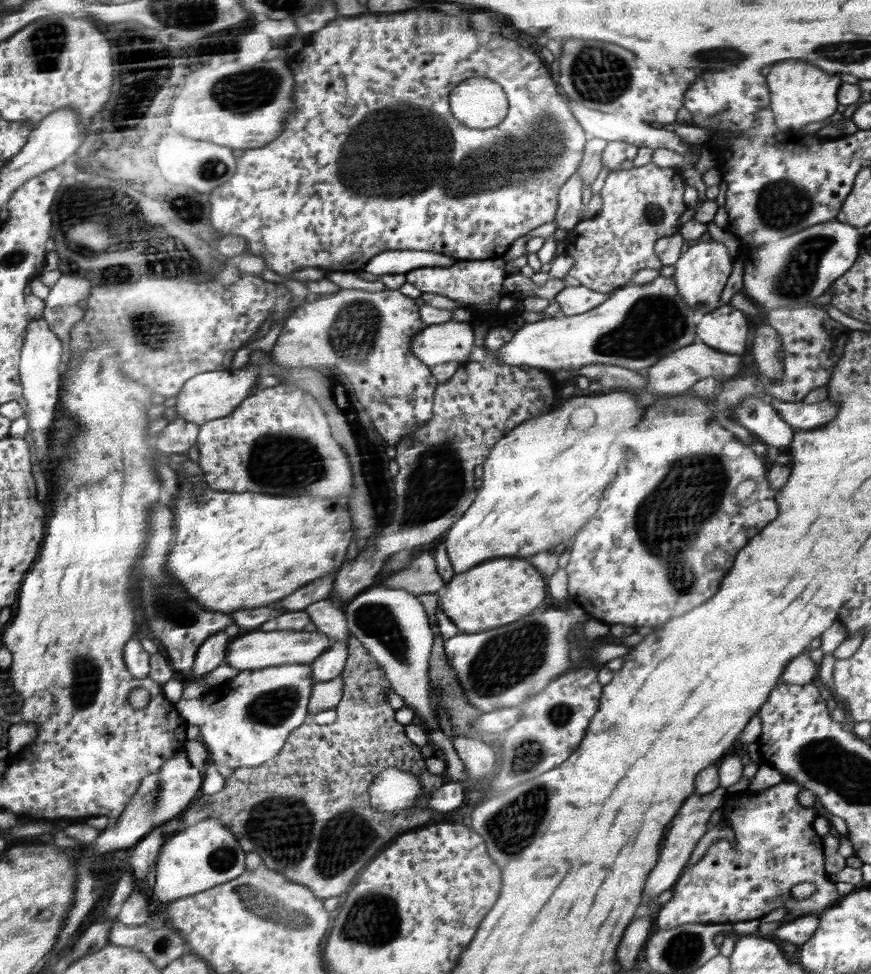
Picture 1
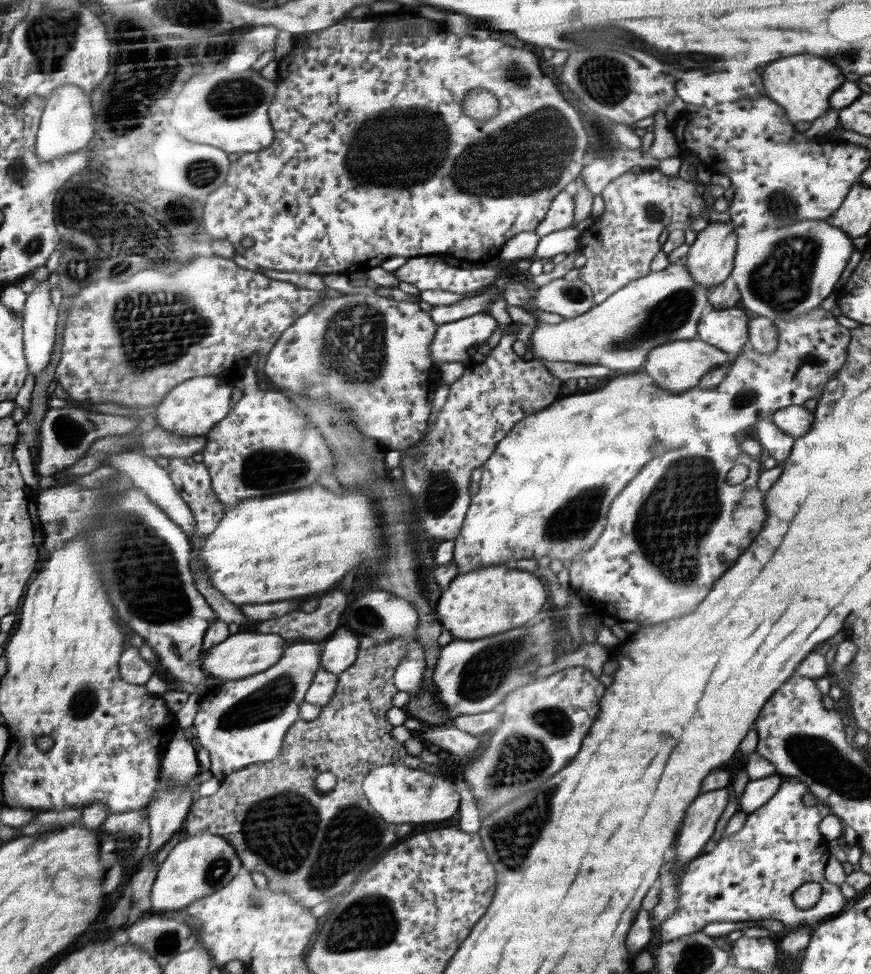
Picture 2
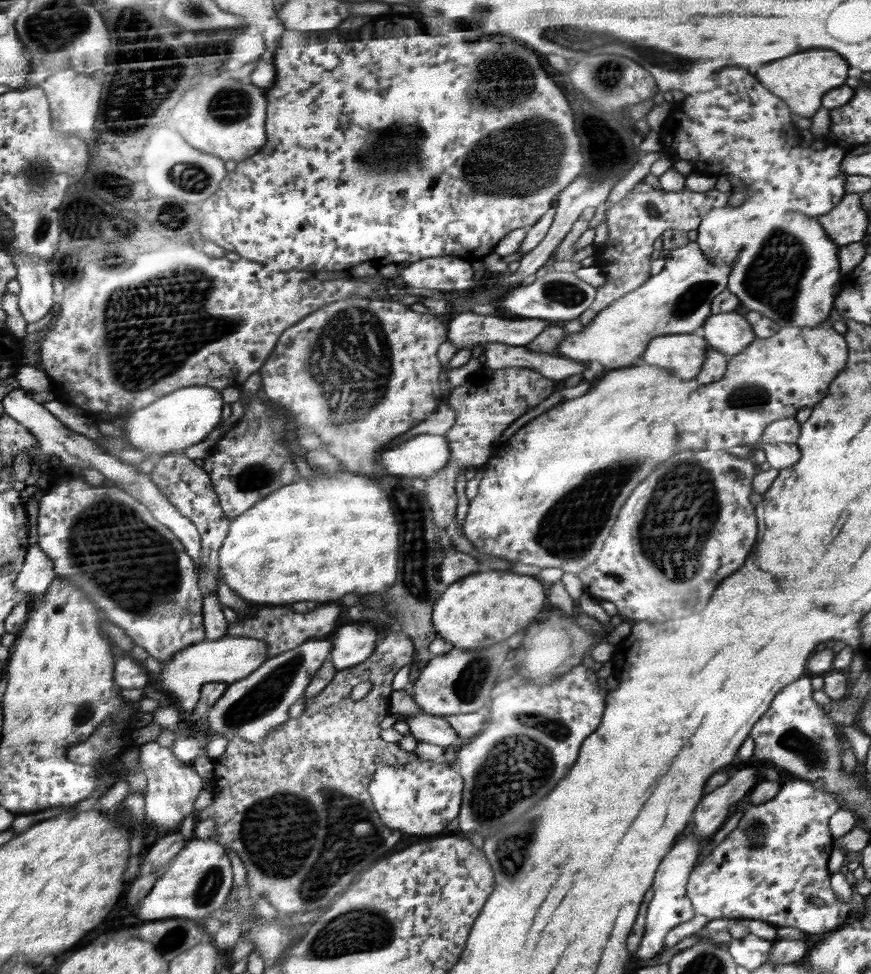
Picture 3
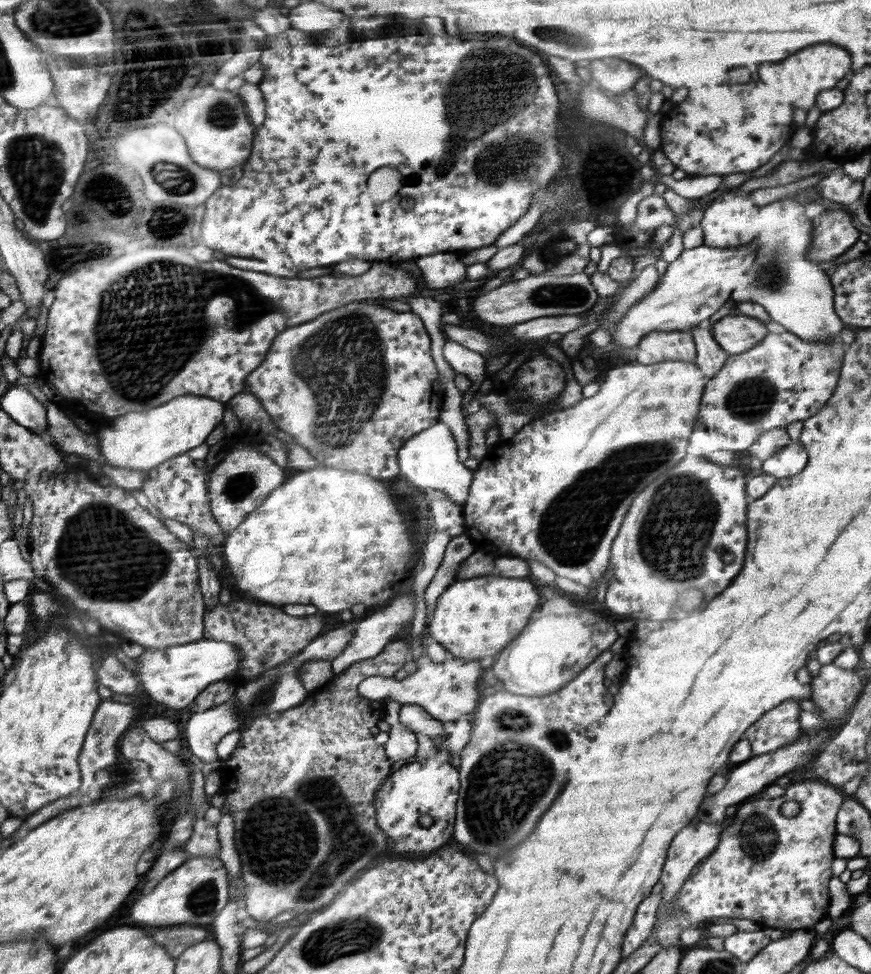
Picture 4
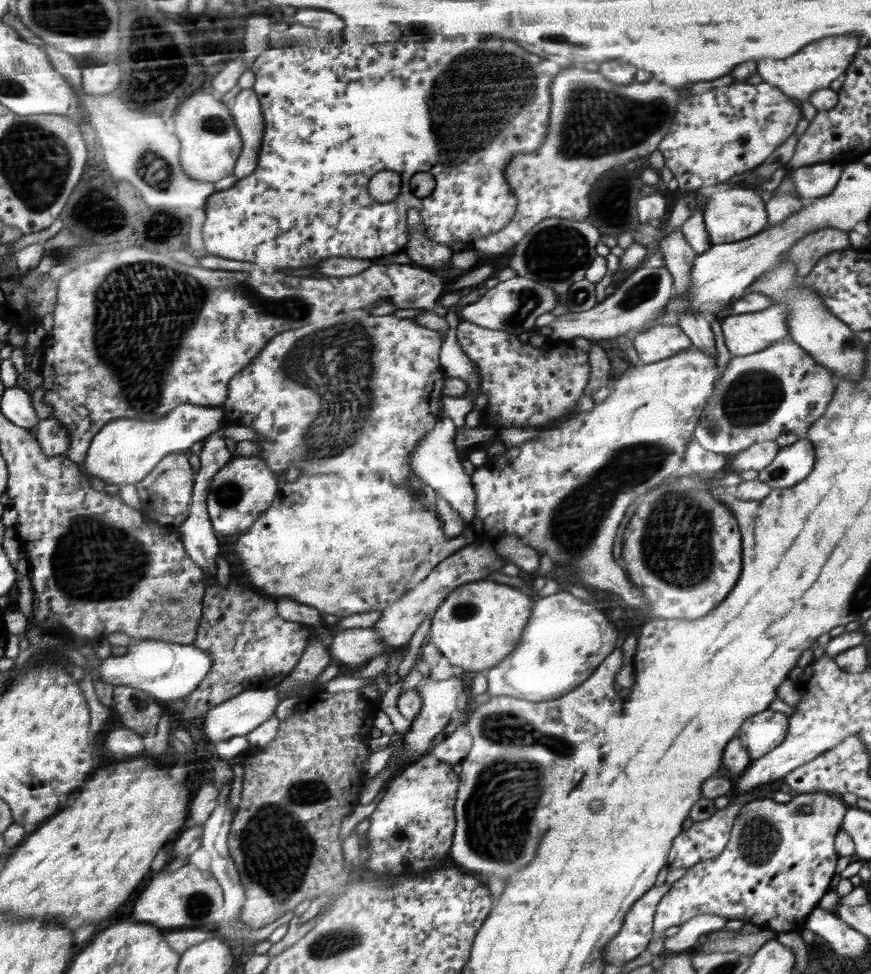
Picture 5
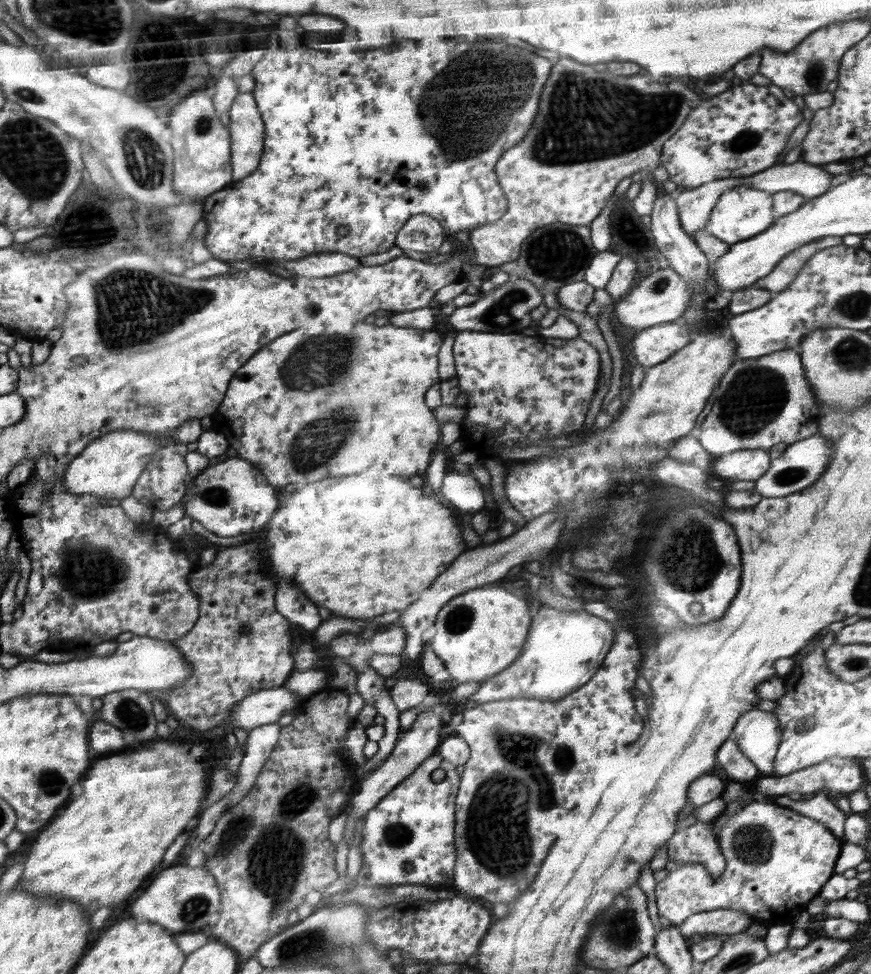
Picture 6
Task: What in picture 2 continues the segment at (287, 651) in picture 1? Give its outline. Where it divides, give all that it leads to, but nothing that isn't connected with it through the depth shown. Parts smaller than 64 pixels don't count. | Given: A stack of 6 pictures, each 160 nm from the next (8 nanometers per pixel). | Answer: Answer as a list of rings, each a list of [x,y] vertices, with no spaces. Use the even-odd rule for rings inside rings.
[[[238,632],[229,635],[222,642],[212,646],[201,654],[202,668],[206,674],[213,674],[225,680],[234,680],[251,676],[252,674],[262,673],[263,670],[271,668],[278,662],[286,648],[290,644],[284,642],[276,634],[260,634],[259,632]]]

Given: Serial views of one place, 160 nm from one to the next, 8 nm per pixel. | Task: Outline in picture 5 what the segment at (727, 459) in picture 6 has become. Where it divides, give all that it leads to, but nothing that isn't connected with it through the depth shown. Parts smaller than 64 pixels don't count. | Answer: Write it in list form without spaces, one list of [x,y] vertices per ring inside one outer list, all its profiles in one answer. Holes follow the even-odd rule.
[[[775,440],[758,442],[750,448],[736,453],[734,460],[730,462],[734,472],[744,472],[744,470],[762,470],[766,468],[776,456],[781,448]]]

